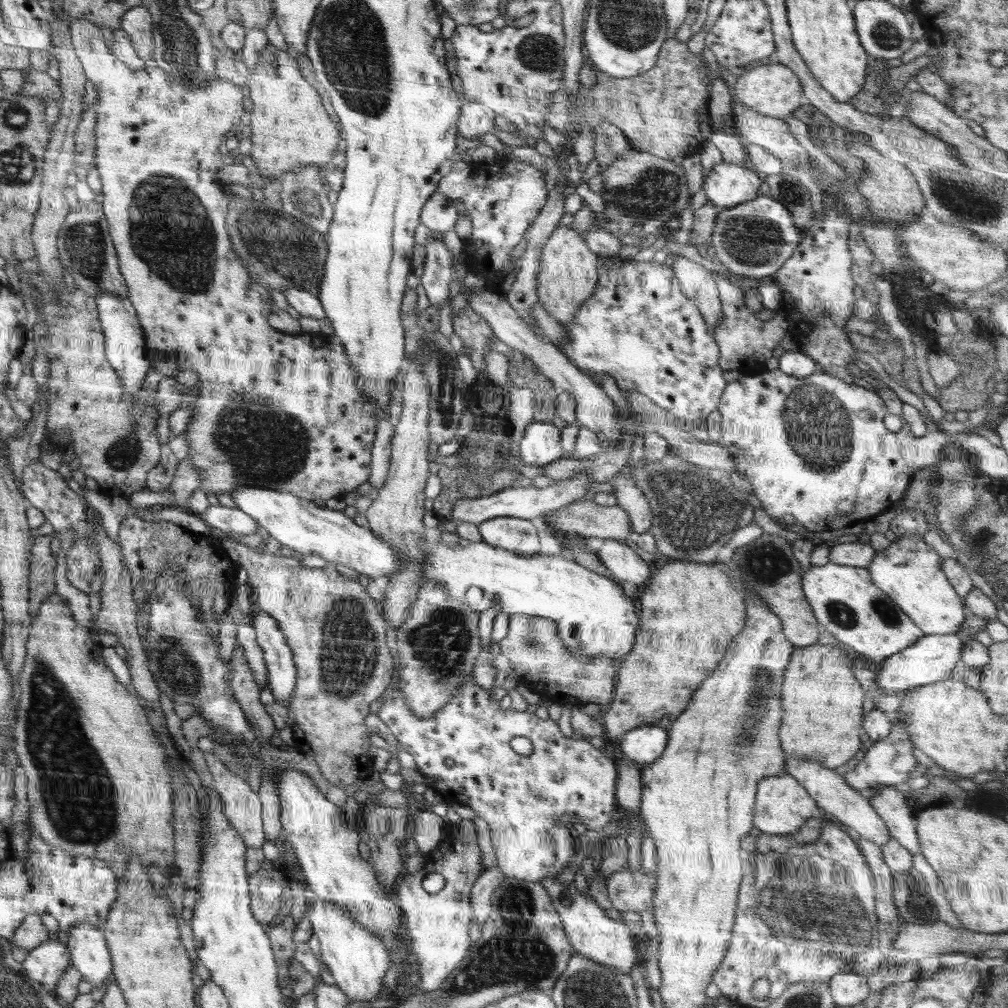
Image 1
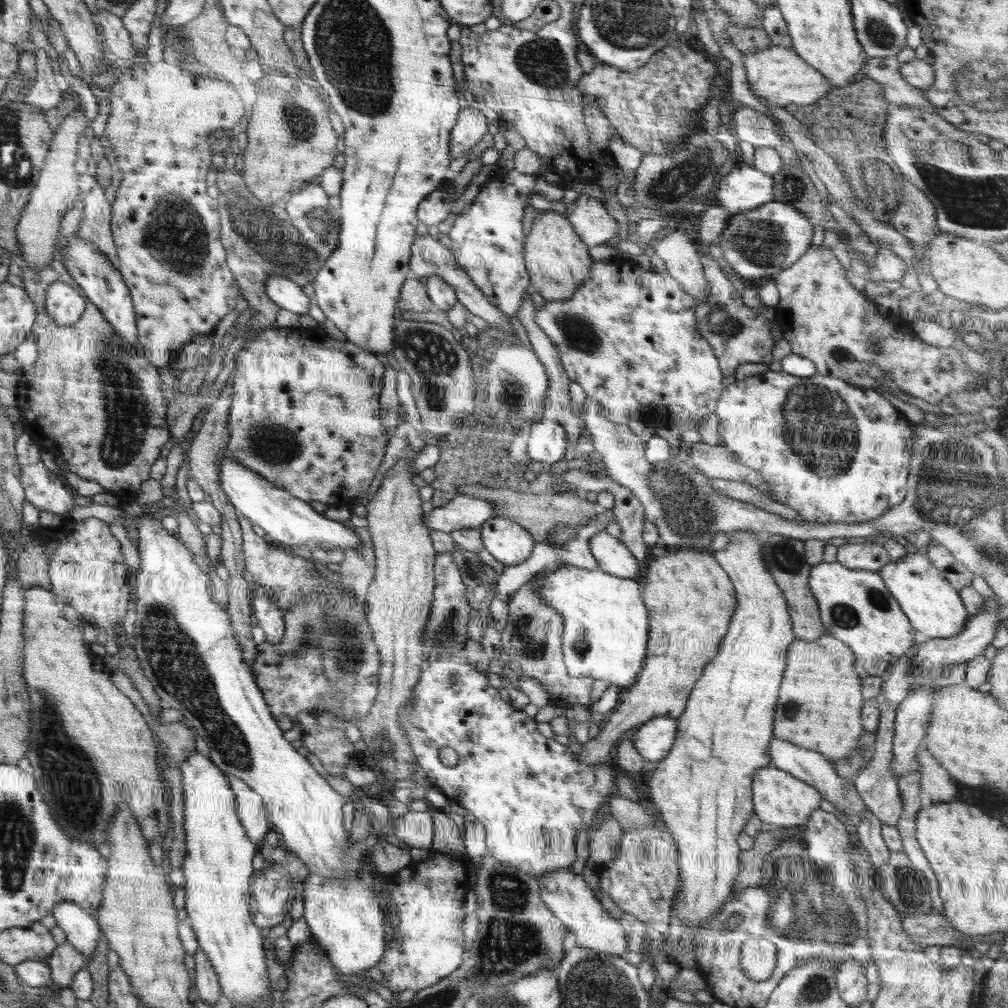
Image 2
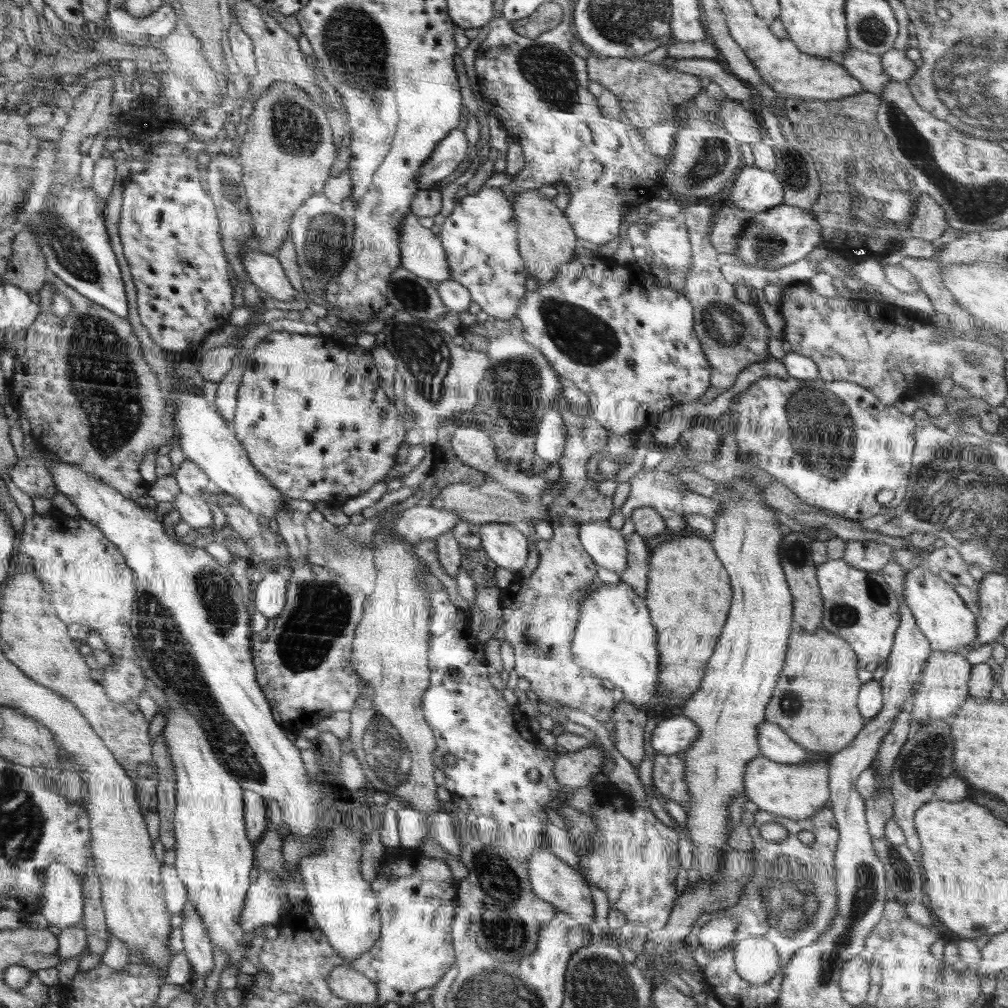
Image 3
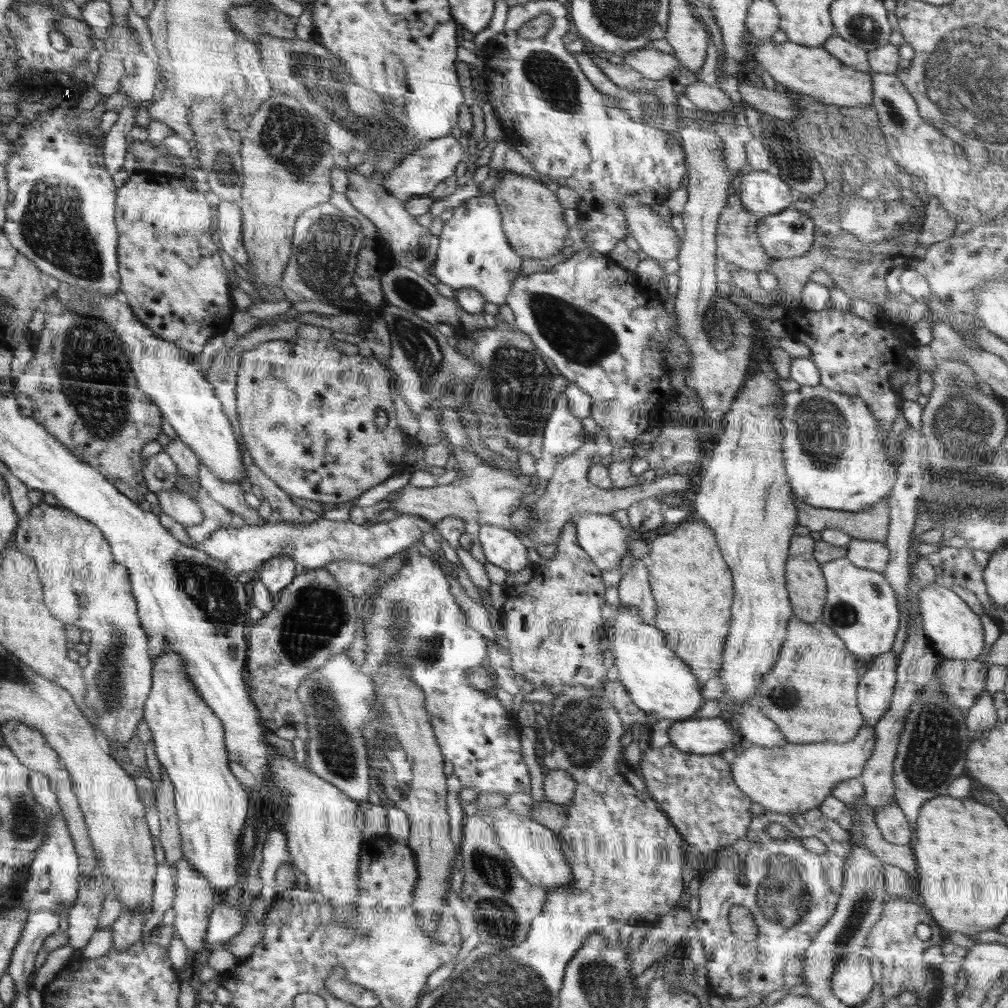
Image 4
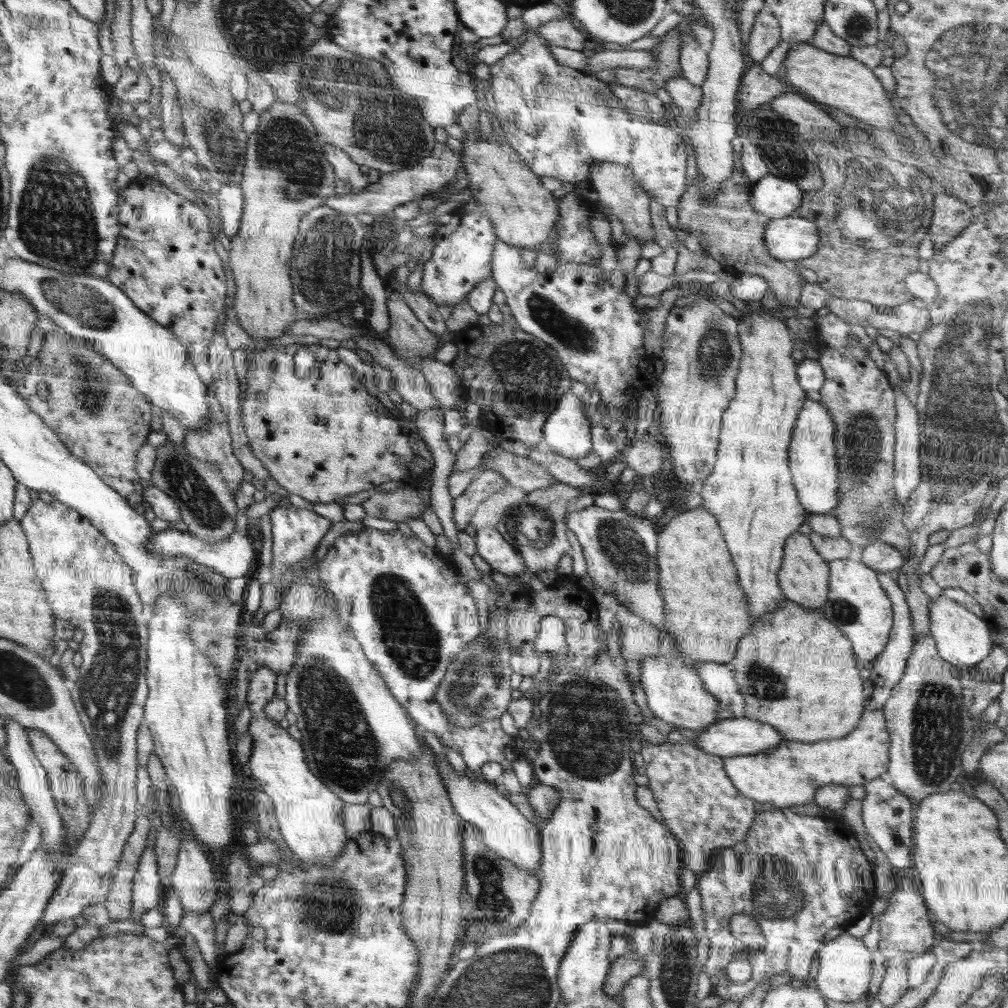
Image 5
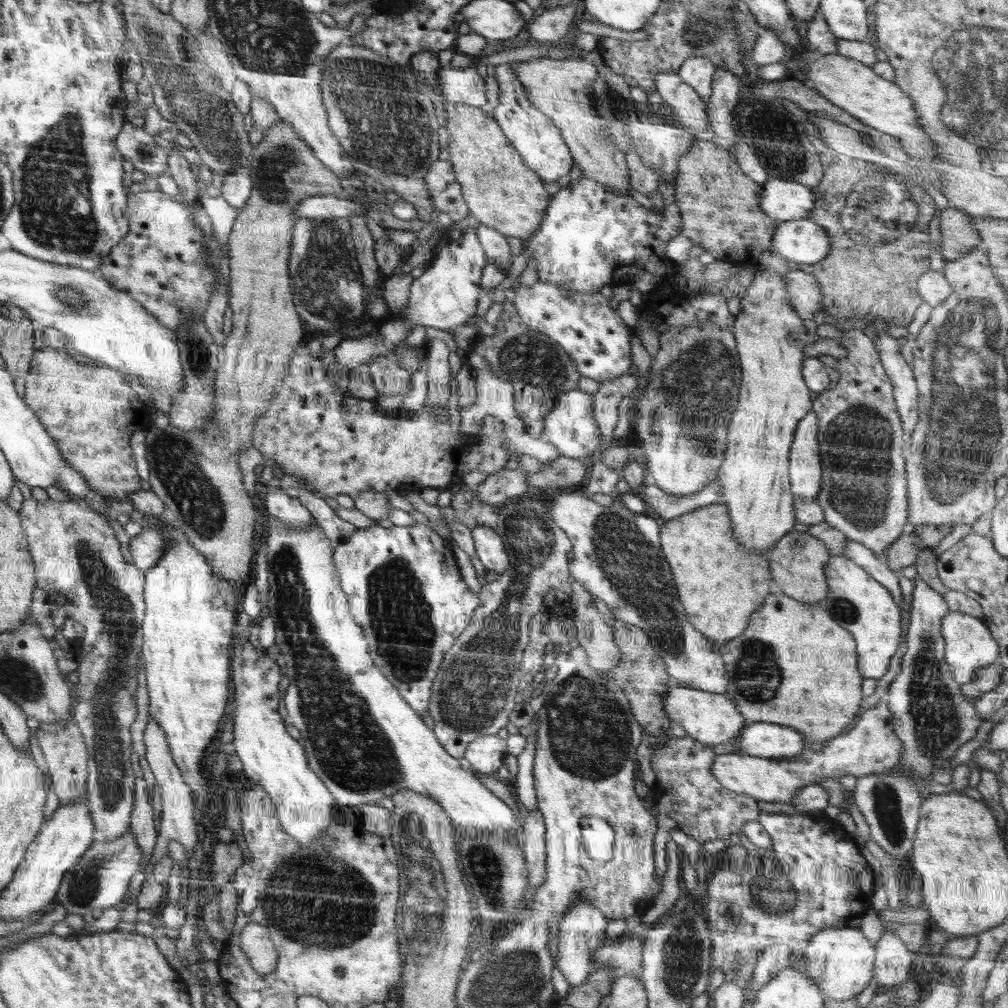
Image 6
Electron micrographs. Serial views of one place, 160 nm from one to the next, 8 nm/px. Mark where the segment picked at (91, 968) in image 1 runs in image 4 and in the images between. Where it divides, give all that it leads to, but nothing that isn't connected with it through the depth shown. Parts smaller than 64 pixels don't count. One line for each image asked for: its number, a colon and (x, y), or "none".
2: (82, 929)
3: (62, 900)
4: (53, 879)

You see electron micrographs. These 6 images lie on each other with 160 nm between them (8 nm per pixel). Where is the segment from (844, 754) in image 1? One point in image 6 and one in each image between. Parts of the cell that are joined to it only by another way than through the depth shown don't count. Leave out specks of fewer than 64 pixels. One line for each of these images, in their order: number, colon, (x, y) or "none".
2: (819, 706)
3: (814, 702)
4: (813, 661)
5: (796, 672)
6: (802, 668)

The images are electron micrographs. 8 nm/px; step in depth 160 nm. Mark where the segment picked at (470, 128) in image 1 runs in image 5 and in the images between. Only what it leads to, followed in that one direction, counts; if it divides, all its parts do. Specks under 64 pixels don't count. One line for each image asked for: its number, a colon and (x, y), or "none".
2: (471, 125)
3: (452, 151)
4: (419, 173)
5: (432, 173)

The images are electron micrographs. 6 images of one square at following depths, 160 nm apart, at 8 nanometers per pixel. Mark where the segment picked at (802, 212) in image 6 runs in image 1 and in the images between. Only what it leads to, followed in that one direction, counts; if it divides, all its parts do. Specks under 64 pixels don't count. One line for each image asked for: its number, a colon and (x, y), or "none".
1: (728, 185)
2: (745, 188)
3: (754, 189)
4: (762, 193)
5: (775, 198)

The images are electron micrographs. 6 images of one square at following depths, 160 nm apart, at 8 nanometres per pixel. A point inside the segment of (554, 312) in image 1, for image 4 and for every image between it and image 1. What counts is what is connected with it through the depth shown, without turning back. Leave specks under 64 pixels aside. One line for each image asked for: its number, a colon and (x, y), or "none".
2: (557, 261)
3: (546, 242)
4: (533, 221)

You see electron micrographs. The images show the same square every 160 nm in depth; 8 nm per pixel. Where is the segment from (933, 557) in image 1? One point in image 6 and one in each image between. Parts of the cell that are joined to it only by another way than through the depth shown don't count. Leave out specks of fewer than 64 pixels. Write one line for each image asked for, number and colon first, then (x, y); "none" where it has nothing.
2: (934, 607)
3: (941, 615)
4: (955, 632)
5: (963, 639)
6: (969, 646)

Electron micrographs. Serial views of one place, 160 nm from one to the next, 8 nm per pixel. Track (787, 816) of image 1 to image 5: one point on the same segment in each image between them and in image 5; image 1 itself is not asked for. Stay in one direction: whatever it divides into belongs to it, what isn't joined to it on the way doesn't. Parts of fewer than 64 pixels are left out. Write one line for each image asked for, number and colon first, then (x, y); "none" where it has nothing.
2: (780, 800)
3: (796, 791)
4: (794, 777)
5: (791, 774)

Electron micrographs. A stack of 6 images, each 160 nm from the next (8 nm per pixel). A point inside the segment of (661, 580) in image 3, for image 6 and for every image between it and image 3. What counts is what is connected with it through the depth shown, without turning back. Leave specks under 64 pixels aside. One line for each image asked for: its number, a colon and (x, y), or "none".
4: (693, 587)
5: (706, 610)
6: (720, 585)

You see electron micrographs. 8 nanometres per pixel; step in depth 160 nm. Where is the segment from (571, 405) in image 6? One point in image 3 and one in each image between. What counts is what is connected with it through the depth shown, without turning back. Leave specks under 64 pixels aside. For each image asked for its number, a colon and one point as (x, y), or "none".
3: (550, 441)
4: (563, 434)
5: (567, 430)

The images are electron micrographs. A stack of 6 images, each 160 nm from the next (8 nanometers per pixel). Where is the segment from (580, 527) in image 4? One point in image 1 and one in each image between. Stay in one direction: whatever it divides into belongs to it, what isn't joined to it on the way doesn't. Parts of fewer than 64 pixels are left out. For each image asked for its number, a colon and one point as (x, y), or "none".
1: (622, 561)
2: (613, 557)
3: (608, 549)

